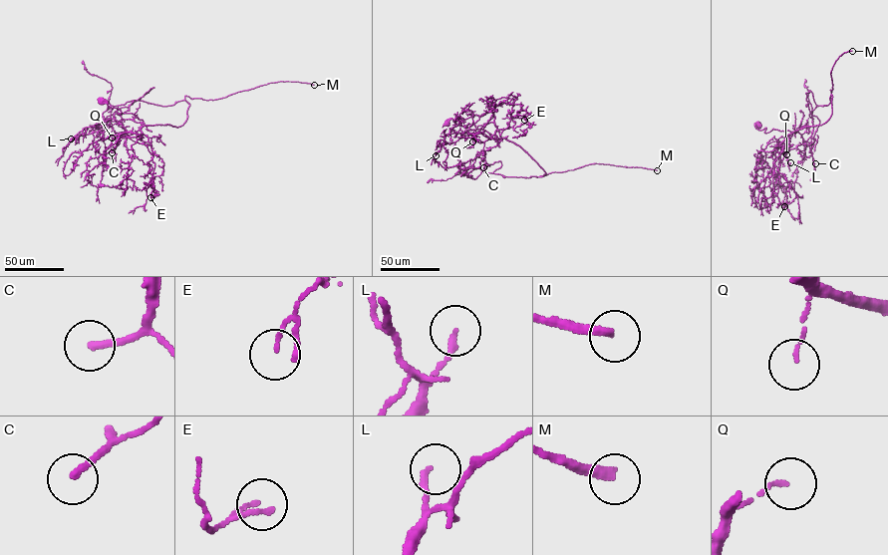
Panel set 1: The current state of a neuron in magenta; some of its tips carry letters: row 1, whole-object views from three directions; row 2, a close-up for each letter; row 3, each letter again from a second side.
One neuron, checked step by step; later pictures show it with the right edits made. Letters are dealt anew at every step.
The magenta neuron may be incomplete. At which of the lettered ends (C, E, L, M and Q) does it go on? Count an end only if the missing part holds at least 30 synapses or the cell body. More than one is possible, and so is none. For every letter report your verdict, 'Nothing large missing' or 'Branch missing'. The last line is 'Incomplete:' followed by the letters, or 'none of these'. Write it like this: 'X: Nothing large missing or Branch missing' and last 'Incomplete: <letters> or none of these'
C: Branch missing
E: Nothing large missing
L: Nothing large missing
M: Branch missing
Q: Nothing large missing
Incomplete: C, M

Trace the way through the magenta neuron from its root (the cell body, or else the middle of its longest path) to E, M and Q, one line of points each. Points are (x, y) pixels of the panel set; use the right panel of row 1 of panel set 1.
E: (758, 125), (765, 133), (791, 133), (780, 144), (772, 177), (784, 206)
M: (758, 125), (765, 133), (788, 131), (788, 136), (824, 123), (832, 114), (832, 68), (840, 56), (852, 51)
Q: (758, 125), (755, 127), (765, 128), (765, 133), (773, 129), (791, 133), (783, 141), (786, 154)

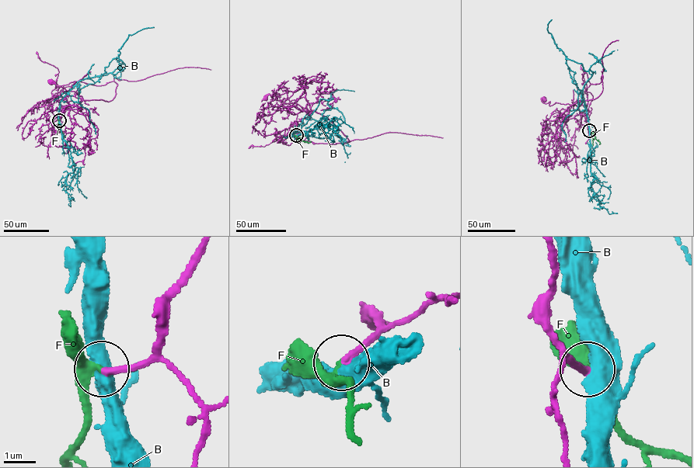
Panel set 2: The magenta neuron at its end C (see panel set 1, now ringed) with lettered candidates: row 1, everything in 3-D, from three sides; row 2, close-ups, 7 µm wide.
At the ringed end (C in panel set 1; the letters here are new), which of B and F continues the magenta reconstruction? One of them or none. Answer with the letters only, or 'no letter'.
F

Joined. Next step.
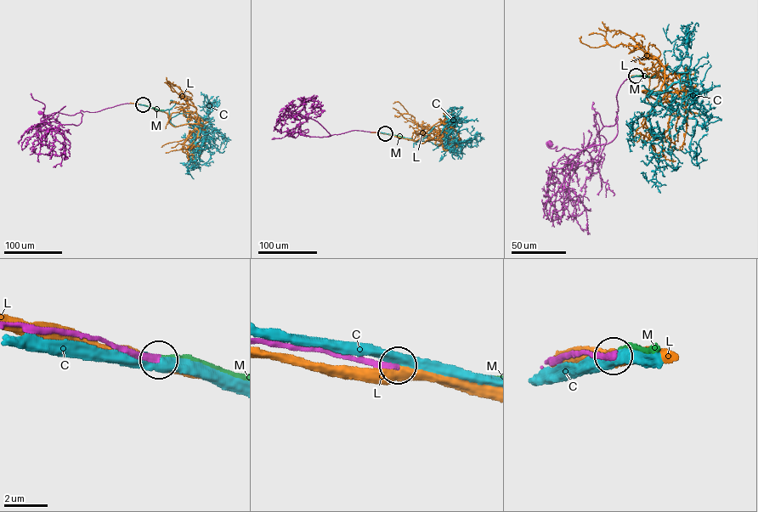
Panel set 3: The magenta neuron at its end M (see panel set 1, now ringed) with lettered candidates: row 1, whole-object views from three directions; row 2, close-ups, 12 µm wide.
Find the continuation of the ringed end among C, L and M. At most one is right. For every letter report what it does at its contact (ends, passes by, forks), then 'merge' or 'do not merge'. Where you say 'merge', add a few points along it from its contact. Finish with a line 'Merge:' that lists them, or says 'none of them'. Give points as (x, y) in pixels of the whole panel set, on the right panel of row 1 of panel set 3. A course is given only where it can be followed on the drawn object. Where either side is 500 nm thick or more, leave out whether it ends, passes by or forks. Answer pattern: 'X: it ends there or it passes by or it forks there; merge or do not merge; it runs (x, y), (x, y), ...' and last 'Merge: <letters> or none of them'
C: it passes by; do not merge
L: do not merge
M: it ends there; merge; it runs (636, 75), (650, 76), (655, 74)
Merge: M

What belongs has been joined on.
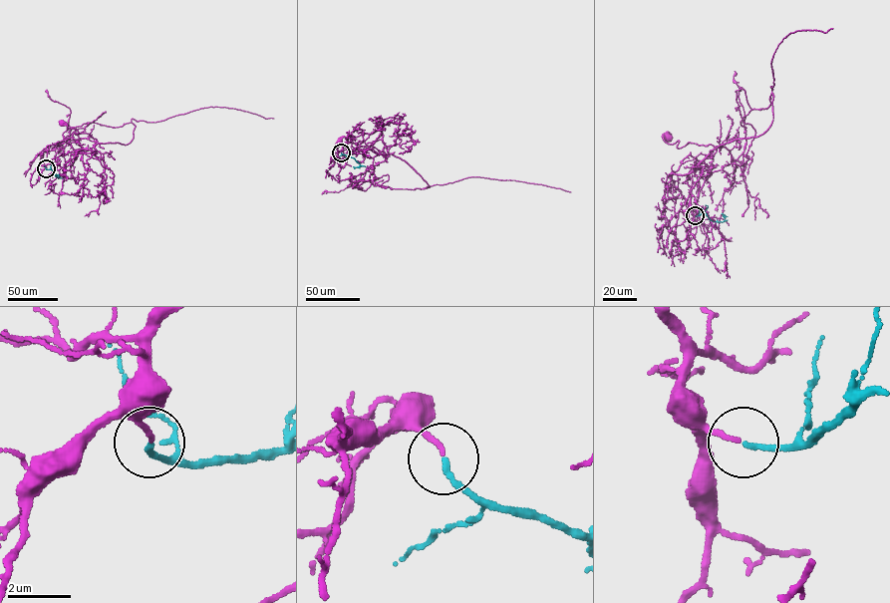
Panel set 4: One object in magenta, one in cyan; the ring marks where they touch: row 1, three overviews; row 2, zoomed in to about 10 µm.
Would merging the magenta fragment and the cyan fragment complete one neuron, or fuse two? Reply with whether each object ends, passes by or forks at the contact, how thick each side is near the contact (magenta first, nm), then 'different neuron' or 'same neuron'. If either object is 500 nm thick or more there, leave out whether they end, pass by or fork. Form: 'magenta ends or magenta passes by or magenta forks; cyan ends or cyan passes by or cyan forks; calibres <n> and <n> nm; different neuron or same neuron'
magenta ends; cyan ends; calibres 160 and 170 nm; same neuron

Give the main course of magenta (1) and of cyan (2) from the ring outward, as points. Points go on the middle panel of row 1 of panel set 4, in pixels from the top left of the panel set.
1: (341, 152), (354, 138), (380, 131), (386, 157), (359, 141), (351, 143), (344, 137), (340, 141)
2: (341, 152), (361, 165), (354, 168)

